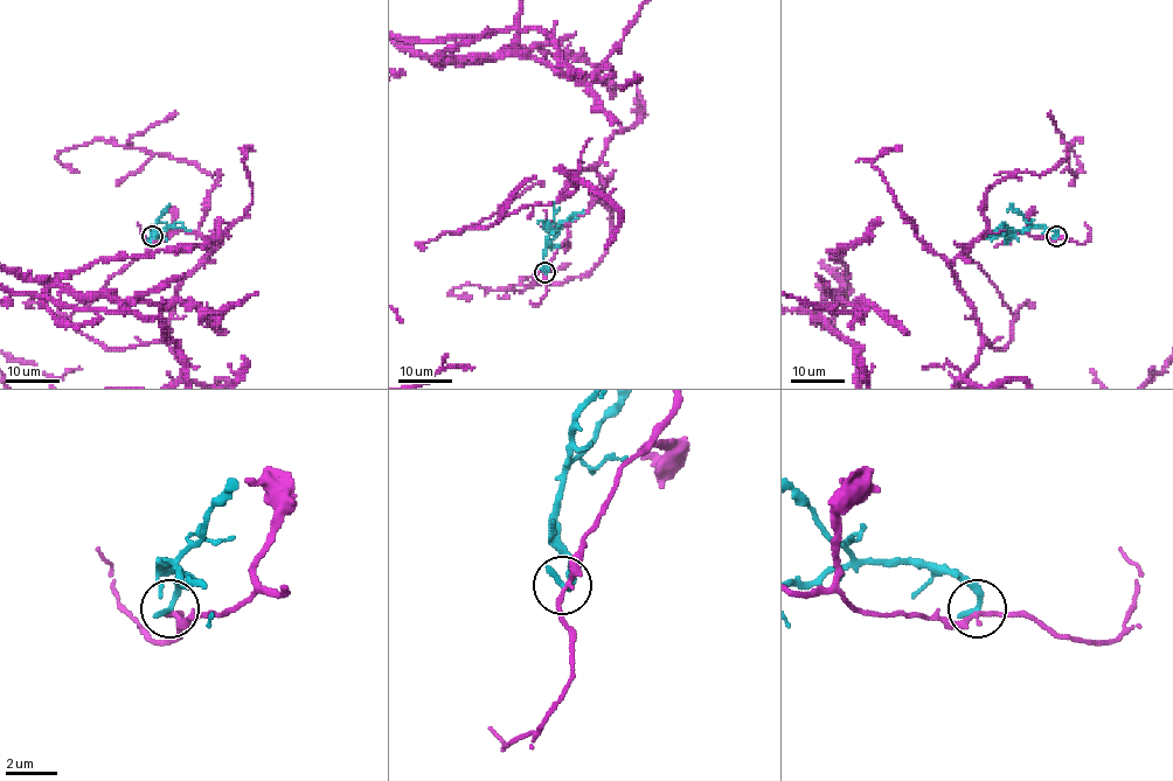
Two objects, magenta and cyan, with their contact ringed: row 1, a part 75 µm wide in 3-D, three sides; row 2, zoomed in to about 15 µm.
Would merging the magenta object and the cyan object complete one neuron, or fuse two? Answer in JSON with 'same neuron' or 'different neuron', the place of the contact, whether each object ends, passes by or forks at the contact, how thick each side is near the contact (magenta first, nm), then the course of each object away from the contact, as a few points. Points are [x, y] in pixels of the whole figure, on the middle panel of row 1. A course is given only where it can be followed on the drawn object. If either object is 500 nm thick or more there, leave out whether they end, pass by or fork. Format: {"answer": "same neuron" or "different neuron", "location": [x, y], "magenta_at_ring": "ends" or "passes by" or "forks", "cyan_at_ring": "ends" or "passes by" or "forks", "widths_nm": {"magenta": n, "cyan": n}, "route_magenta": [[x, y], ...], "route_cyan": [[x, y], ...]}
{"answer": "different neuron", "location": [545, 272], "magenta_at_ring": "passes by", "cyan_at_ring": "ends", "widths_nm": {"magenta": 200, "cyan": 300}, "route_cyan": [[546, 272], [547, 238], [561, 223], [583, 210]]}

